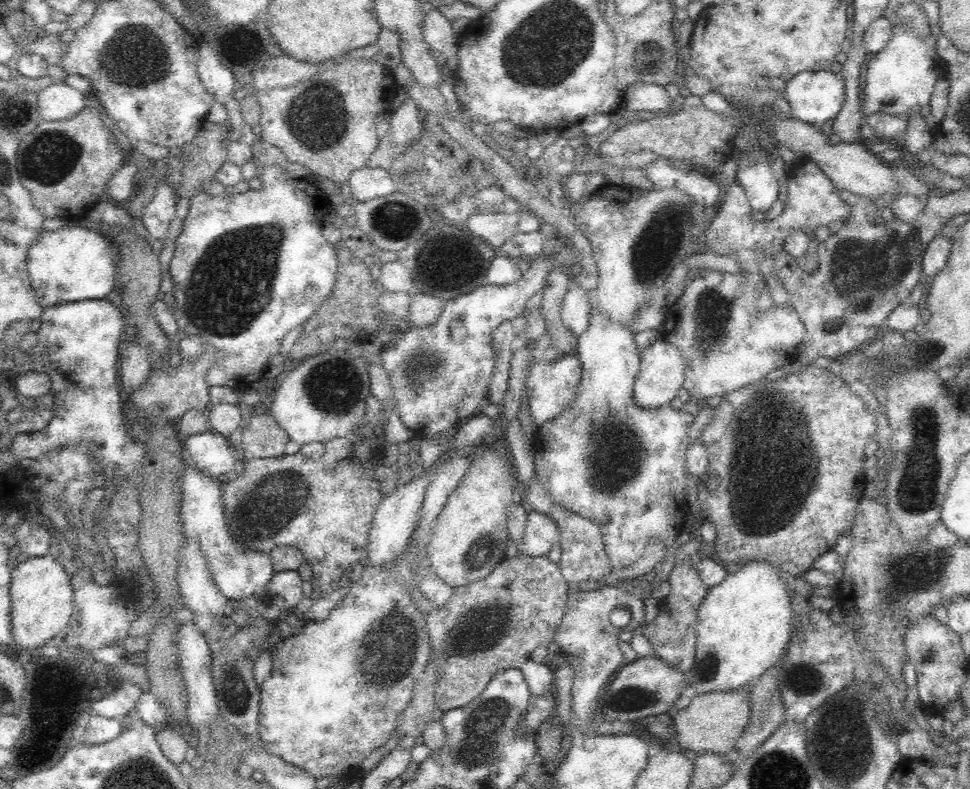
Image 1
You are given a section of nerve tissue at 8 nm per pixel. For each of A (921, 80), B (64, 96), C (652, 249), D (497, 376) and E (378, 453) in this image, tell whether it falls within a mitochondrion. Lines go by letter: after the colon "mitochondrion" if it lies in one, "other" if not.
A: other
B: other
C: mitochondrion
D: other
E: other

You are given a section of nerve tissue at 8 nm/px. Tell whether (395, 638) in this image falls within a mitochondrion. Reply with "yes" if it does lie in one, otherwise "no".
yes

